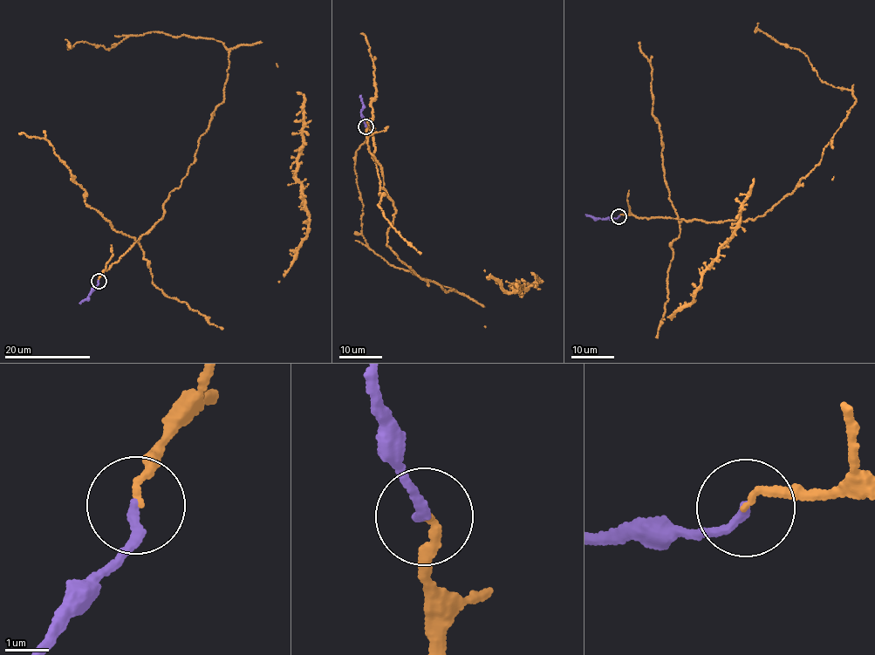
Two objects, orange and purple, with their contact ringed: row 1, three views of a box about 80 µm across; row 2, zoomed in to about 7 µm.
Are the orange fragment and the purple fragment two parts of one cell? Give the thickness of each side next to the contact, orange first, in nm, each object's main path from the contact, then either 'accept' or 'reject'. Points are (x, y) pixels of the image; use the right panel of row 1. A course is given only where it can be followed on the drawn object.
130/200 nm | orange via (619, 216), (753, 220), (821, 161), (857, 98), (851, 91), (822, 82), (807, 56), (780, 44), (757, 23) | purple via (619, 216), (601, 219), (585, 214) | accept

